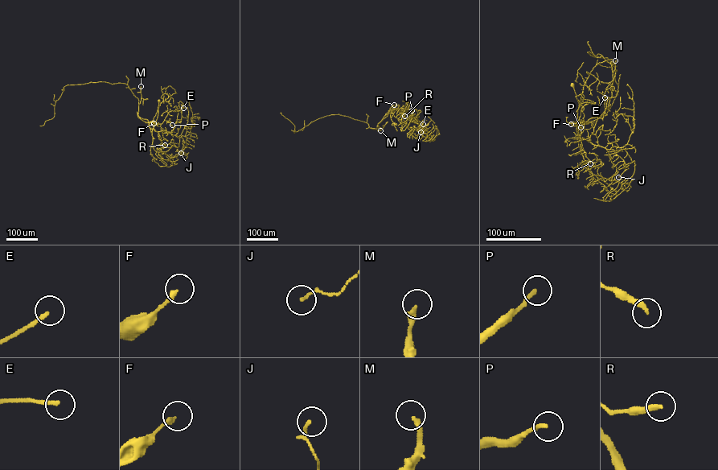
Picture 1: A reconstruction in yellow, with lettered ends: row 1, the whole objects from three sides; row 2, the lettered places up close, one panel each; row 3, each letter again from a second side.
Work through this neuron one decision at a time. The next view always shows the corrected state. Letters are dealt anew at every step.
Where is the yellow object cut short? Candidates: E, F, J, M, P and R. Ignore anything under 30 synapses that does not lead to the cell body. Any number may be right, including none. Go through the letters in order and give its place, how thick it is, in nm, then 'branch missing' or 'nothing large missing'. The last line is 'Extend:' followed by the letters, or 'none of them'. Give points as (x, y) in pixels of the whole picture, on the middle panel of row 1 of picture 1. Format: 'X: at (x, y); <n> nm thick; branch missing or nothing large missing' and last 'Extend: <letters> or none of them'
E: at (423, 124); 190 nm thick; nothing large missing
F: at (394, 105); 220 nm thick; nothing large missing
J: at (420, 132); 140 nm thick; nothing large missing
M: at (380, 130); 260 nm thick; nothing large missing
P: at (412, 110); 180 nm thick; branch missing
R: at (404, 116); 280 nm thick; branch missing
Extend: P, R

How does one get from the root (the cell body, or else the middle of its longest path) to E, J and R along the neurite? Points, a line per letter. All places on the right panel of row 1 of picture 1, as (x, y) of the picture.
E: (572, 84), (584, 115), (578, 129), (580, 139), (589, 142), (596, 120), (603, 118), (608, 99), (605, 97)
J: (572, 84), (584, 115), (578, 129), (580, 138), (614, 150), (625, 164), (618, 177)
R: (572, 84), (584, 114), (578, 134), (590, 163)

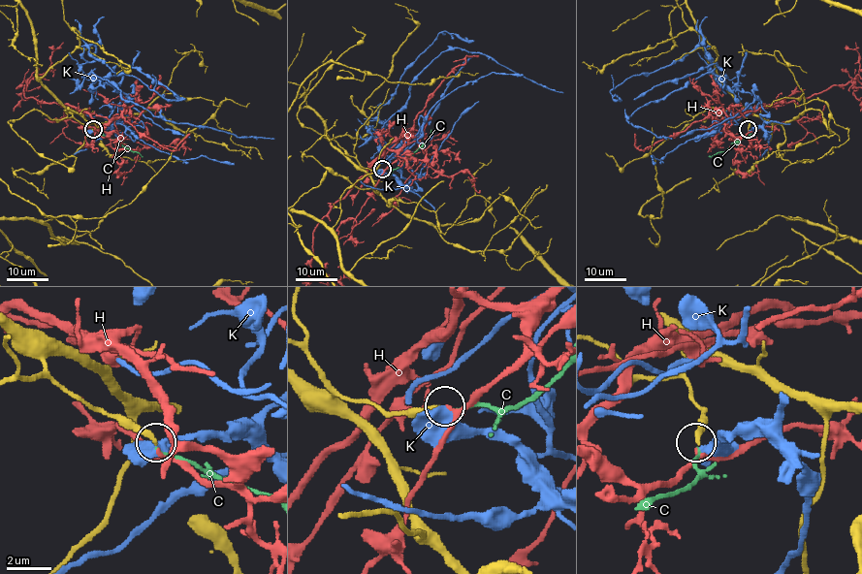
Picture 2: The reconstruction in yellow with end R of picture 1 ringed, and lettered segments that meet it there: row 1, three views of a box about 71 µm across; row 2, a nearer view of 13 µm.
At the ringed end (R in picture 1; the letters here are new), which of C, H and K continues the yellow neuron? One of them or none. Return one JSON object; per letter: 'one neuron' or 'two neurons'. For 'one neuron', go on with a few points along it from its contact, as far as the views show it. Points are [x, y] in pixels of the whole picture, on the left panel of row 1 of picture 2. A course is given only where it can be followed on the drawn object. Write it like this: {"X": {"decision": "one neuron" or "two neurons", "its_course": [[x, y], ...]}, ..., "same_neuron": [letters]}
{"C": {"decision": "one neuron", "its_course": [[92, 131], [115, 139], [143, 157]]}, "H": {"decision": "two neurons"}, "K": {"decision": "two neurons"}, "same_neuron": ["C"]}

